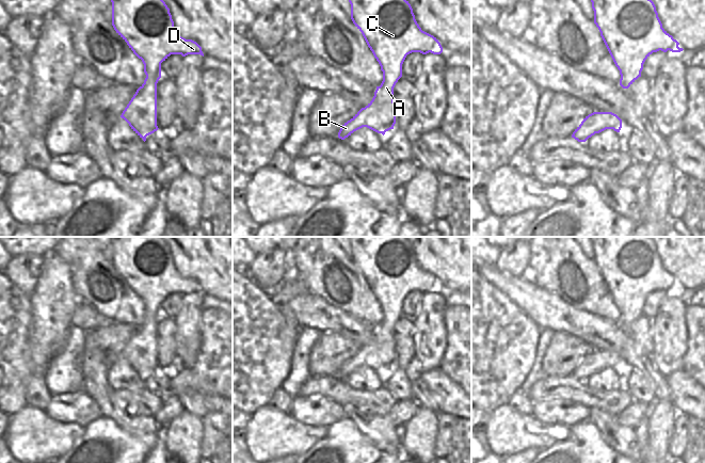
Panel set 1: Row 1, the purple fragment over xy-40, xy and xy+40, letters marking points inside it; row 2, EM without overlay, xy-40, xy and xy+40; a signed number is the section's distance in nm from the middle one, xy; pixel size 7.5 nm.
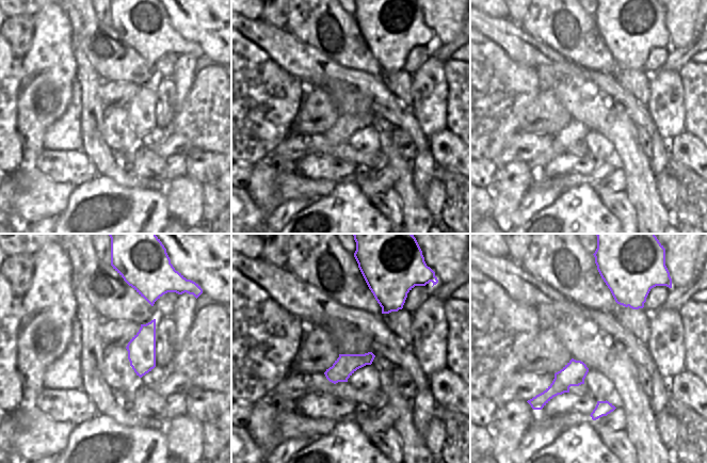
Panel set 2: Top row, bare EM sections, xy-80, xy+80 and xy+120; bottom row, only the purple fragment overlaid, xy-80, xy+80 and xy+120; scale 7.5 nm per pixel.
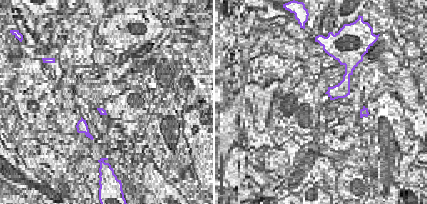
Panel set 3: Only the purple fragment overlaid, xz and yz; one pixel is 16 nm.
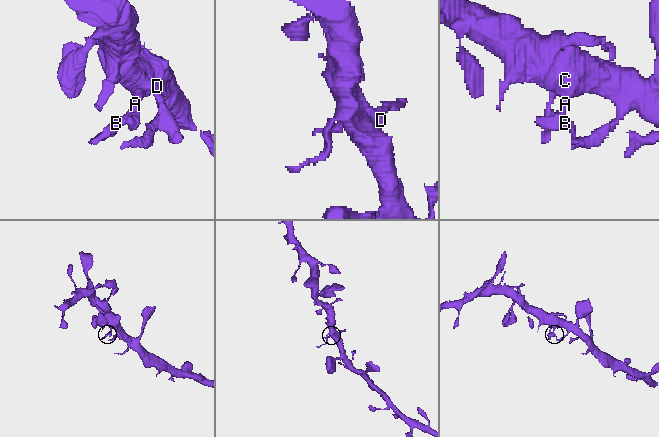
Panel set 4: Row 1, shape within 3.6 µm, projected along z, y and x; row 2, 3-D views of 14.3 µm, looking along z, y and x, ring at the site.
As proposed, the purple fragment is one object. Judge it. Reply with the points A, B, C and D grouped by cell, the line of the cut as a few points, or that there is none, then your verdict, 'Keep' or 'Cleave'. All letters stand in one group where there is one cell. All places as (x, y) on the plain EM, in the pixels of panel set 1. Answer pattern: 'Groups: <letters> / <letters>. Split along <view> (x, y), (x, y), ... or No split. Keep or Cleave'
Groups: A B / C D. Split along xy-40 (160, 302), (148, 301), (148, 317), (145, 319). Cleave

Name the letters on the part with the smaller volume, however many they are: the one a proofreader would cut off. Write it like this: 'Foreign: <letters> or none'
Foreign: A, B

